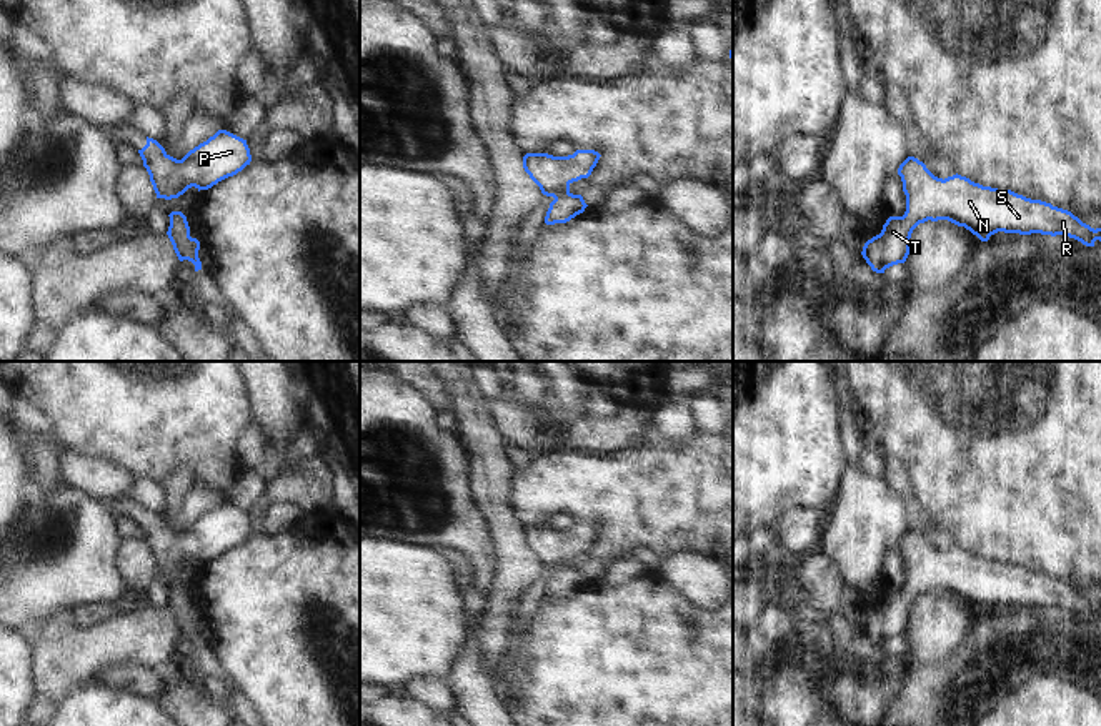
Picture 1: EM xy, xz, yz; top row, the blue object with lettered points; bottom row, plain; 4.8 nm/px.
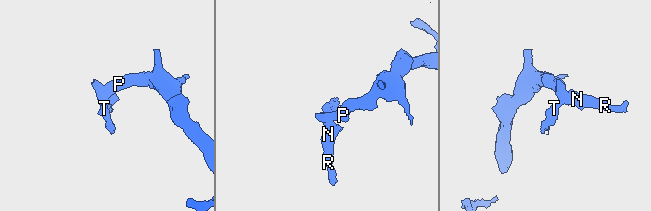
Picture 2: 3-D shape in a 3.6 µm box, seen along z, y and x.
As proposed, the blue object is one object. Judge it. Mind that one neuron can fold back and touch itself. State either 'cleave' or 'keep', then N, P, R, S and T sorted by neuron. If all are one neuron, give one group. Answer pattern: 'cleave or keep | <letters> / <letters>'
keep | N P R S T

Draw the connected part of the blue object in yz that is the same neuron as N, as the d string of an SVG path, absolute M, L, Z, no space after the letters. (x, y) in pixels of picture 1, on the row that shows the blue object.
M908 157L898 168L906 195L903 216L889 216L879 235L863 246L863 258L876 273L904 263L913 230L928 220L948 220L964 226L981 241L998 231L1019 235L1064 235L1094 246L1101 228L1091 228L1071 211L1011 190L983 186L966 177L934 177L923 162Z

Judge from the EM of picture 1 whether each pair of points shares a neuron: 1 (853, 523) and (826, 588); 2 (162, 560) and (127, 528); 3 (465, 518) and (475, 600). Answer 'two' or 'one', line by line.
1: two
2: two
3: one

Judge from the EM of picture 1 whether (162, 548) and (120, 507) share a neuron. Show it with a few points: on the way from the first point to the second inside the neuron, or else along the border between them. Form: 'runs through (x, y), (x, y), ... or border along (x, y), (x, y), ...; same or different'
runs through (157, 535), (134, 510); same

